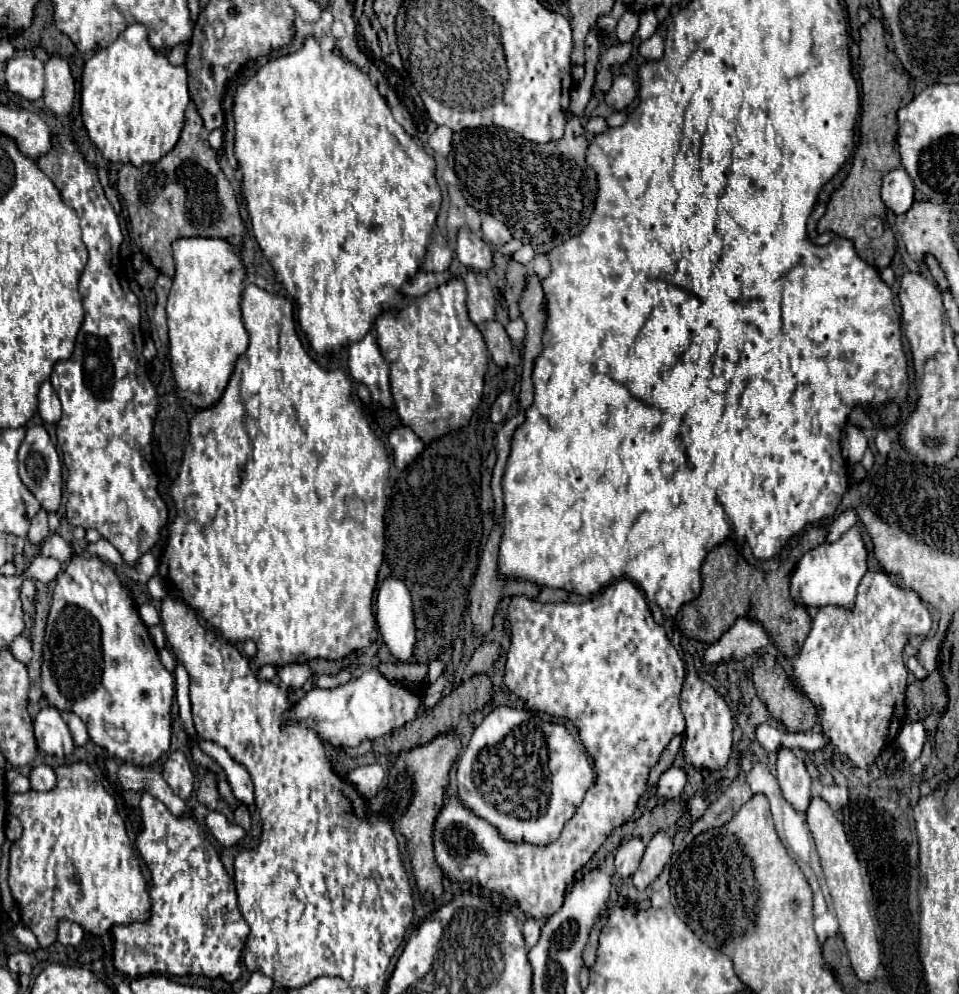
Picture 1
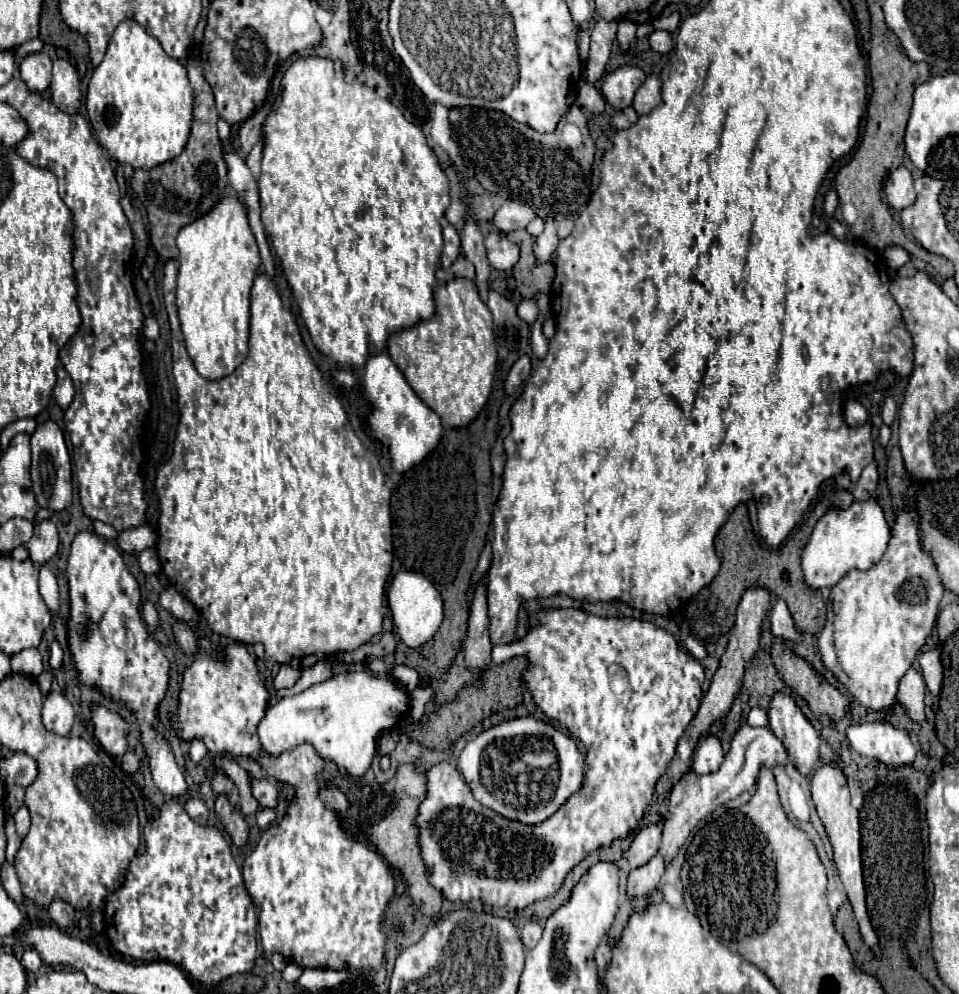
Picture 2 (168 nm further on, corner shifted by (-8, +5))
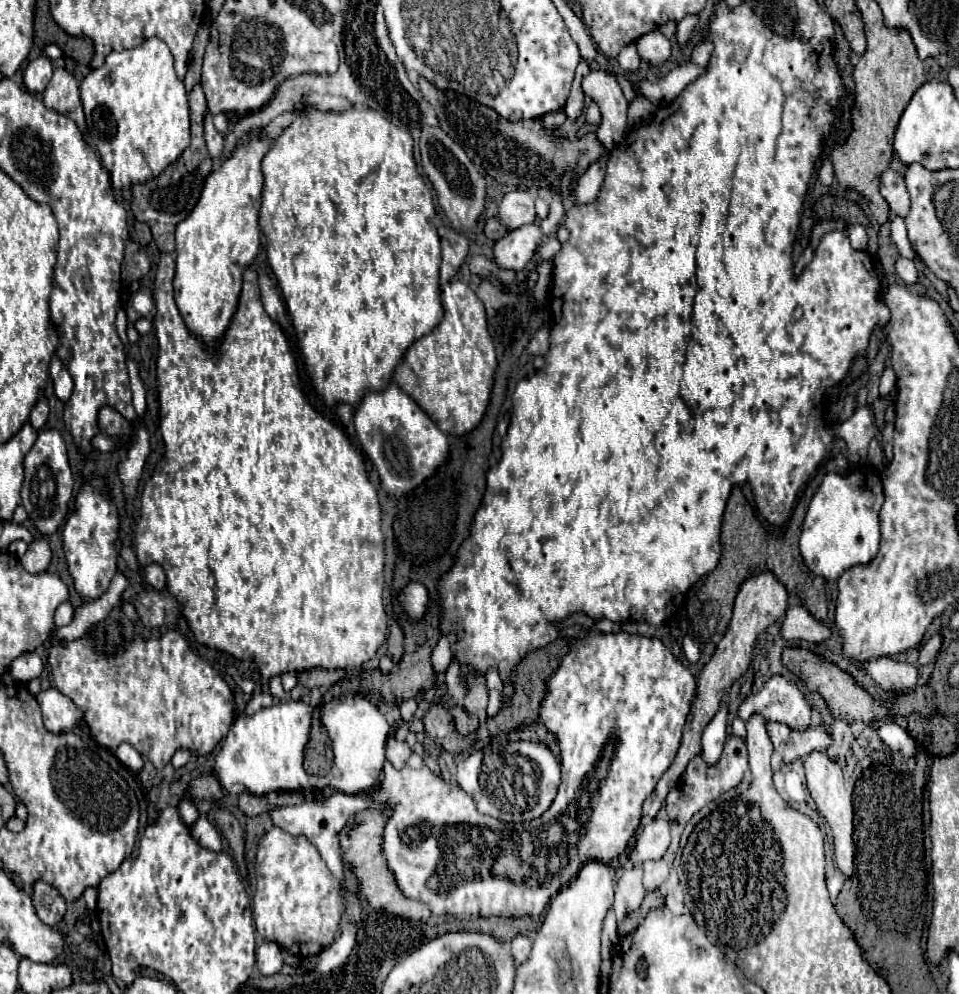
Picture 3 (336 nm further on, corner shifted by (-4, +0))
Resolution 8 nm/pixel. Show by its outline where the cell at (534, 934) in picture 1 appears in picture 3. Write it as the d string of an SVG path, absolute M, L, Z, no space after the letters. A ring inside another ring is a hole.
M517 935L517 937L513 937L511 953L513 953L515 965L521 965L521 963L529 957L529 953L531 953L531 945L533 945L533 941L531 941L527 935Z

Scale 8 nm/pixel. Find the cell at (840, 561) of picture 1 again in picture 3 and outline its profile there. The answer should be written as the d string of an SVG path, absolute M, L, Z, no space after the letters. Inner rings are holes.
M857 469L855 473L841 477L835 473L829 473L821 487L817 489L809 511L805 515L803 521L803 533L801 533L801 555L805 565L809 567L809 571L813 571L817 577L823 577L827 581L835 581L839 579L839 575L843 571L847 571L849 567L855 565L867 565L879 549L879 509L883 505L883 487L881 487L881 479L873 469Z

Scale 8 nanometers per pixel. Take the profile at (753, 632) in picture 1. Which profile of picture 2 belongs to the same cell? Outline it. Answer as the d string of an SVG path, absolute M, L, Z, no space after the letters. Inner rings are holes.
M781 598L773 600L773 608L769 612L769 622L767 624L771 626L771 632L779 638L793 640L793 642L799 642L803 638L803 634L793 624L793 616L791 616L785 600L781 600Z

